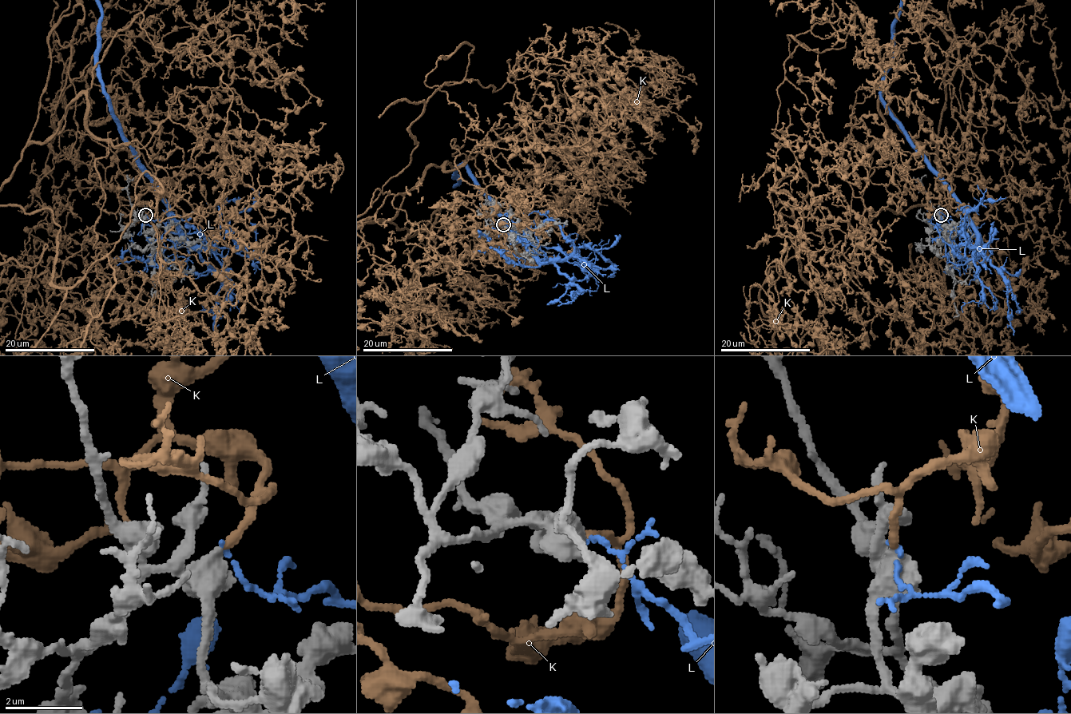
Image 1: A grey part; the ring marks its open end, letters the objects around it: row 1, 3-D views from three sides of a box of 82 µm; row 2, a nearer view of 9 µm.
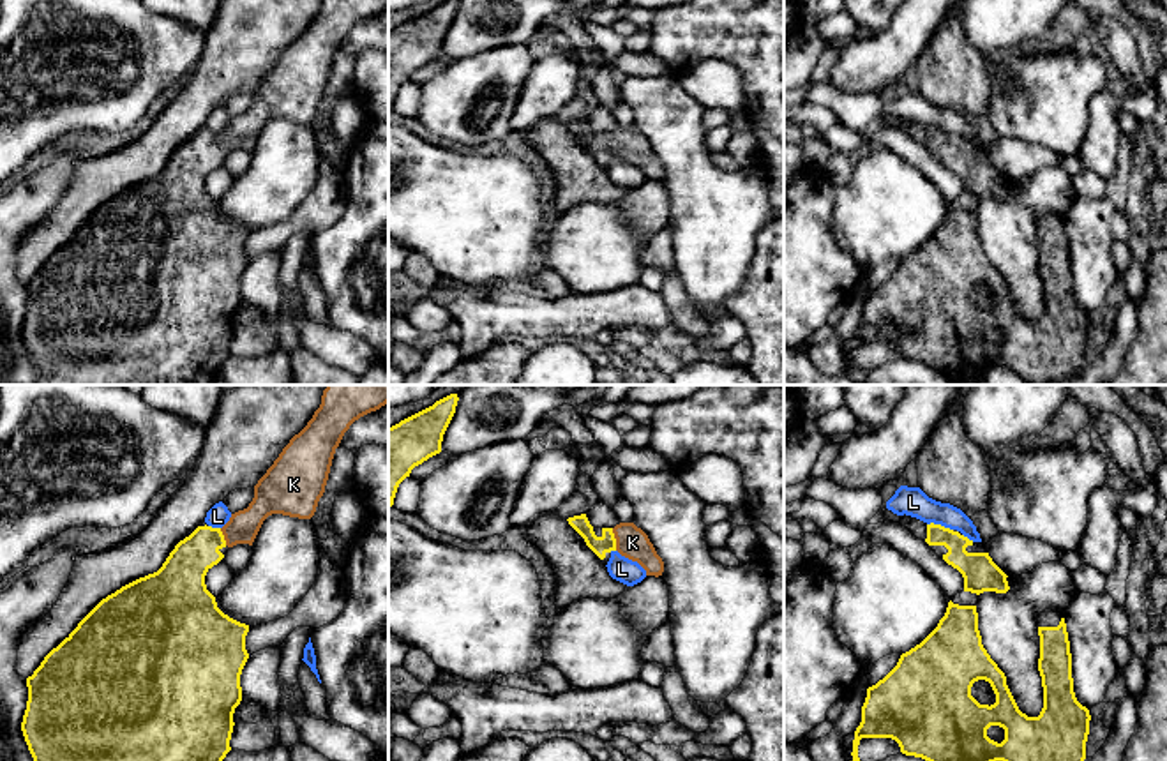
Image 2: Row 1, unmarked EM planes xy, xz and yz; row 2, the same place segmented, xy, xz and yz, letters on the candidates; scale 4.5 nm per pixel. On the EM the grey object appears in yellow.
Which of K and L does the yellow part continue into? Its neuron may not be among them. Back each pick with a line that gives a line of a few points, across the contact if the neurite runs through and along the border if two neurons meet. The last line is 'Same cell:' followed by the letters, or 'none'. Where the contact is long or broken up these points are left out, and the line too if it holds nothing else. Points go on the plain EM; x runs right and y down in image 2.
K: xz (602, 149), (615, 143), (632, 147)
Same cell: K

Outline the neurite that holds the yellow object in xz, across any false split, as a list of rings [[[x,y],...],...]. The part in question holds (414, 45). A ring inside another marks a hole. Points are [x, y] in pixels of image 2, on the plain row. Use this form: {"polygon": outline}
{"polygon": [[[447,0],[388,32],[388,113],[394,109],[399,88],[411,74],[441,57],[443,39],[457,5],[457,0]]]}

